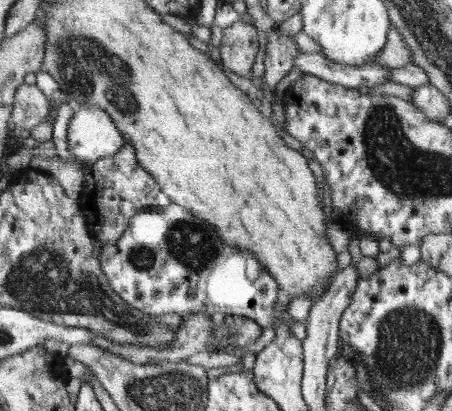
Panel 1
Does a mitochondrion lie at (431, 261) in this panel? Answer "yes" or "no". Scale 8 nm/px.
no

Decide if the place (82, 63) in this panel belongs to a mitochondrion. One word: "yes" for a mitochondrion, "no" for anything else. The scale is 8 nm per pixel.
yes

